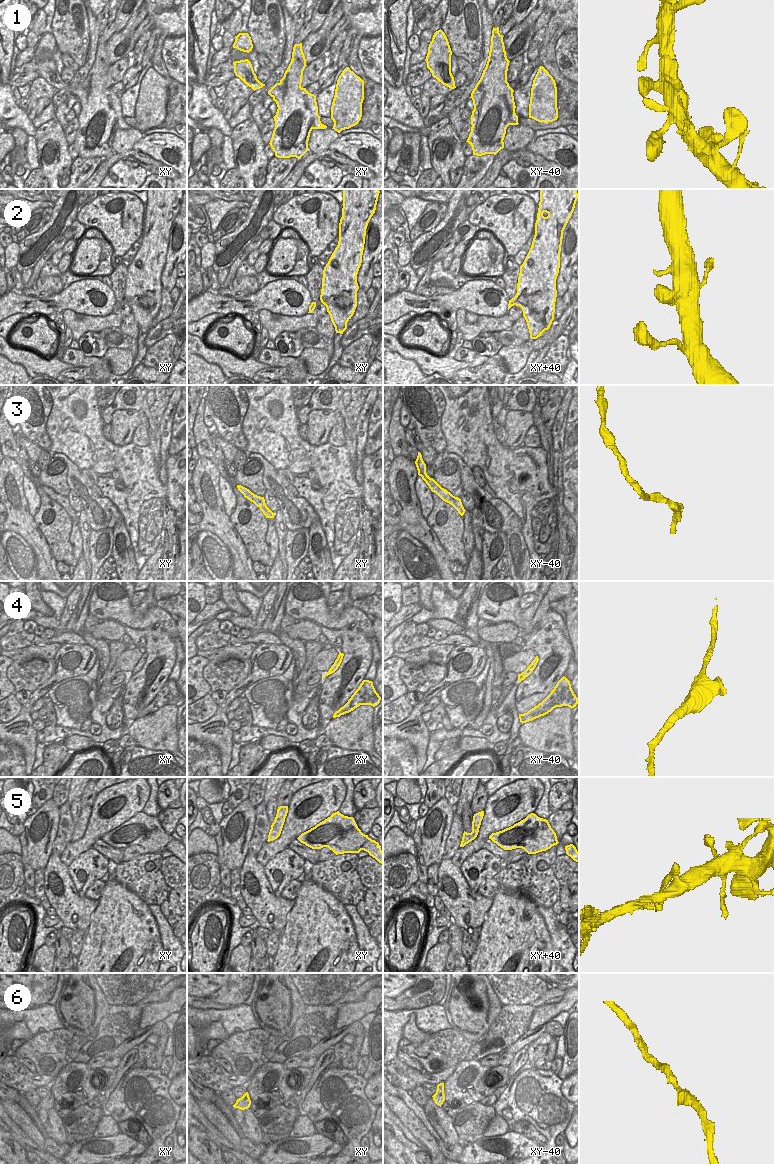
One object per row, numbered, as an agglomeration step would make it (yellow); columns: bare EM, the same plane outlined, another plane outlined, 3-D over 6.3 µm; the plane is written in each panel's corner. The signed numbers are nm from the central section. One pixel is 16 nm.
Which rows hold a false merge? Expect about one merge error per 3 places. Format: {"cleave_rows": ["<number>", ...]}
{"cleave_rows": ["4"]}

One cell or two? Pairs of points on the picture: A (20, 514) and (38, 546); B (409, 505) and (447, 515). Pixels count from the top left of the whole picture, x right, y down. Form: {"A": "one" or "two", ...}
{"A": "one", "B": "two"}

